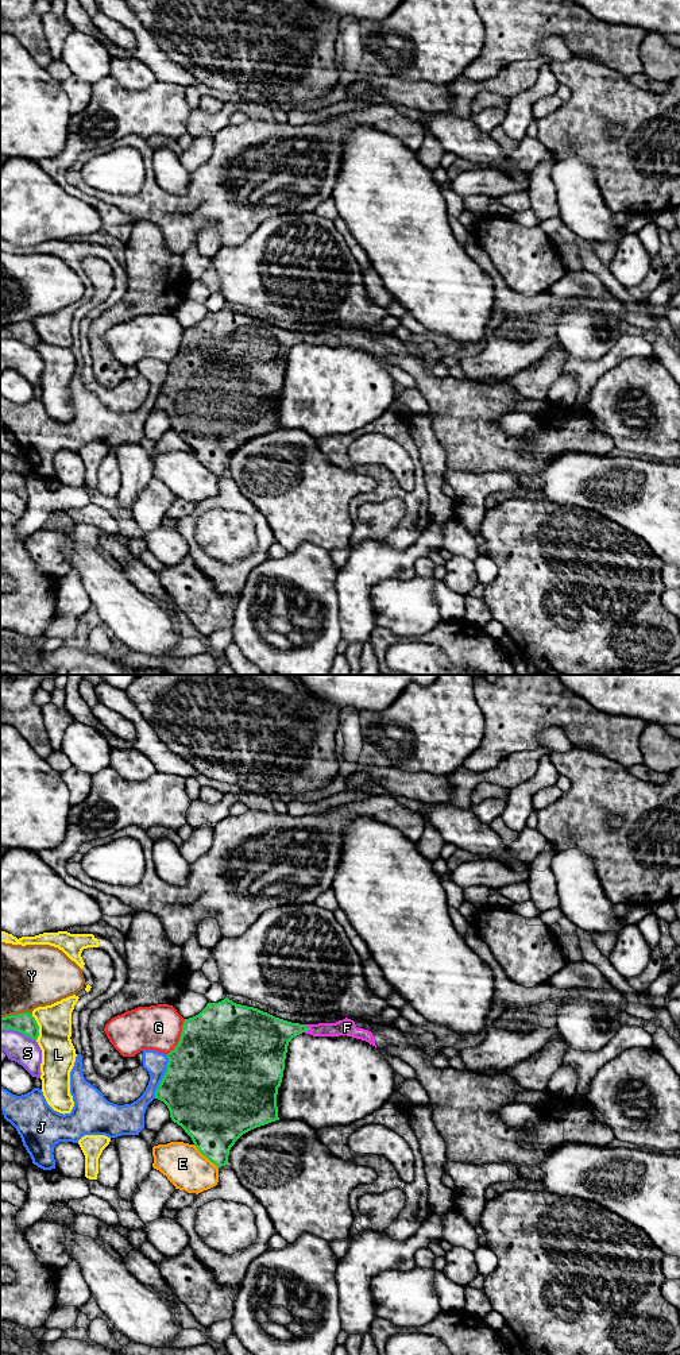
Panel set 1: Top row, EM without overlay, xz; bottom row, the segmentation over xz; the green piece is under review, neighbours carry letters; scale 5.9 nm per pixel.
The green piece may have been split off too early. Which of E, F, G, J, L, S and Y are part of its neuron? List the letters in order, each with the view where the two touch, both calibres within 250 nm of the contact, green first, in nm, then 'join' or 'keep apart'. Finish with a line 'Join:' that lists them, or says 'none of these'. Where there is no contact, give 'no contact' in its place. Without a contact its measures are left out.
E: contact in xz; calibres 400 and 240 nm; keep apart
F: contact in xz; calibres 260 and 100 nm; join
G: contact in xz; calibres 500 and 280 nm; keep apart
J: contact in xz; calibres 500 and 140 nm; keep apart
L: contact in xz; calibres 120 and 200 nm; keep apart
S: contact in xz; calibres 120 and 170 nm; keep apart
Y: contact in xz; calibres 120 and 440 nm; keep apart
Join: F

